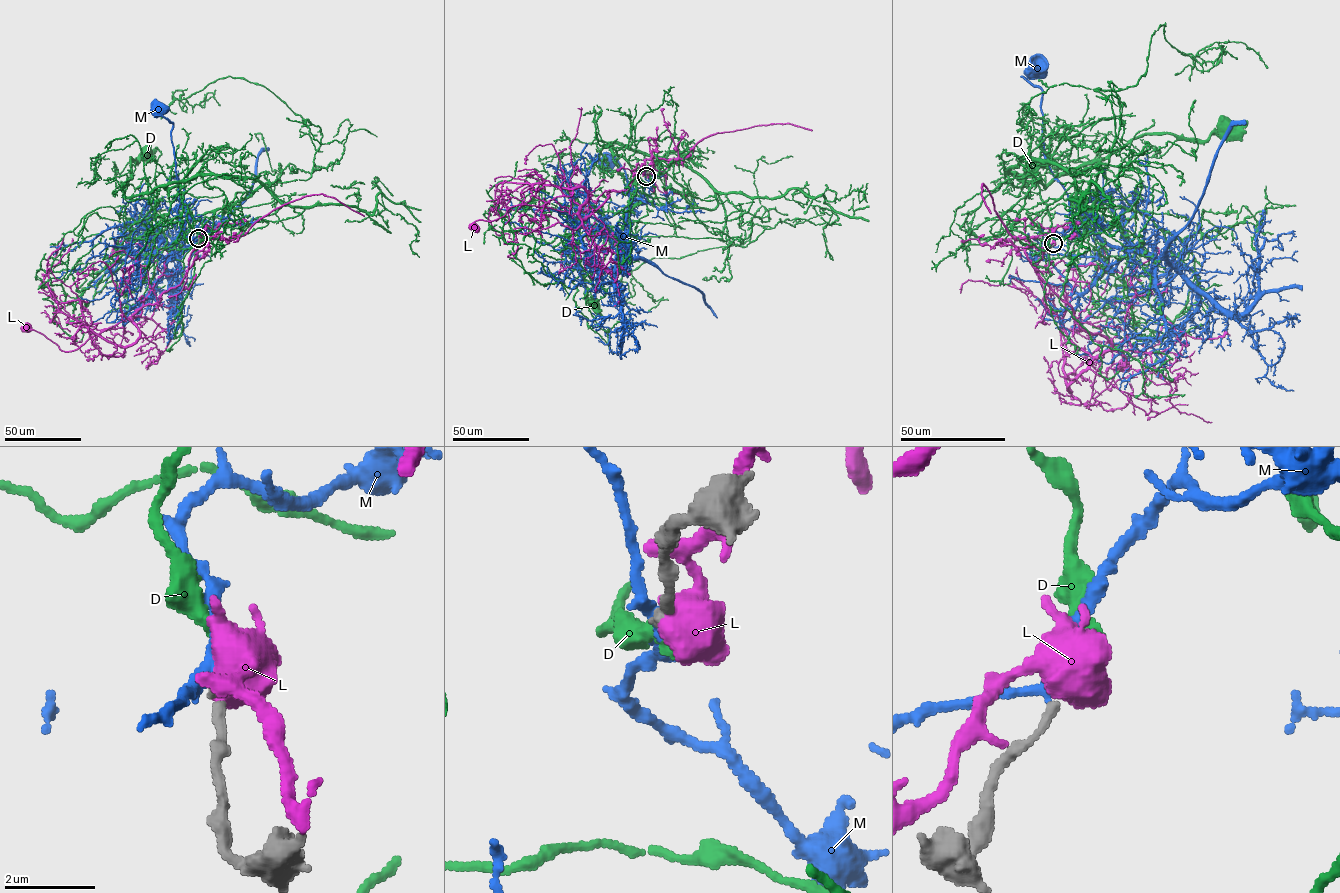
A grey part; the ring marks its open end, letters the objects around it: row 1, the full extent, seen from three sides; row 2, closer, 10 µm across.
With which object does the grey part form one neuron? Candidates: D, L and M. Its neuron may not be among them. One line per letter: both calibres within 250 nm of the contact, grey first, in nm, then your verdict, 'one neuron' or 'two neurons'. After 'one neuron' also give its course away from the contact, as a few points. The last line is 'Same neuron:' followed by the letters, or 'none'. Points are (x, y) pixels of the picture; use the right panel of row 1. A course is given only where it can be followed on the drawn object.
D: calibres 200 and 260 nm; one neuron; course (1053, 243), (1028, 216), (1098, 169), (1010, 168), (1046, 187), (1145, 135), (1205, 140), (1226, 125)
L: calibres 240 and 700 nm; two neurons
M: calibres 200 and 280 nm; two neurons
Same neuron: D

